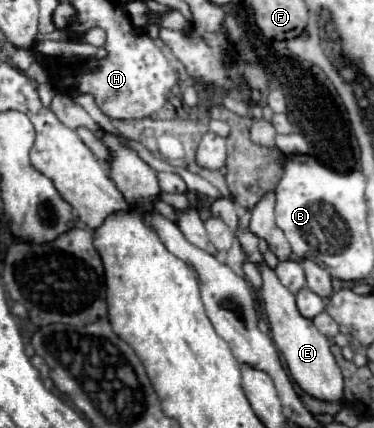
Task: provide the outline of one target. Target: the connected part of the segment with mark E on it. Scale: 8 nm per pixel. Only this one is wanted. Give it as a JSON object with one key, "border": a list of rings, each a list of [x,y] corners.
{"border":[[[222,198],[222,200],[216,200],[212,204],[212,214],[218,218],[222,218],[228,228],[236,234],[242,250],[246,252],[248,260],[258,268],[260,276],[262,276],[262,288],[260,288],[260,296],[262,296],[262,302],[264,302],[264,310],[266,310],[266,316],[268,316],[268,324],[270,324],[270,332],[272,332],[272,340],[278,348],[278,352],[282,354],[282,358],[286,360],[286,366],[290,370],[290,376],[296,380],[296,384],[320,398],[320,400],[340,400],[342,398],[342,388],[344,388],[344,380],[342,380],[342,372],[330,352],[330,340],[324,338],[324,334],[320,334],[320,330],[316,330],[314,322],[304,318],[298,308],[296,308],[296,300],[294,300],[294,294],[278,280],[276,272],[266,264],[262,252],[258,250],[258,236],[252,234],[250,230],[242,230],[240,226],[240,220],[234,212],[234,202],[232,198]]]}

